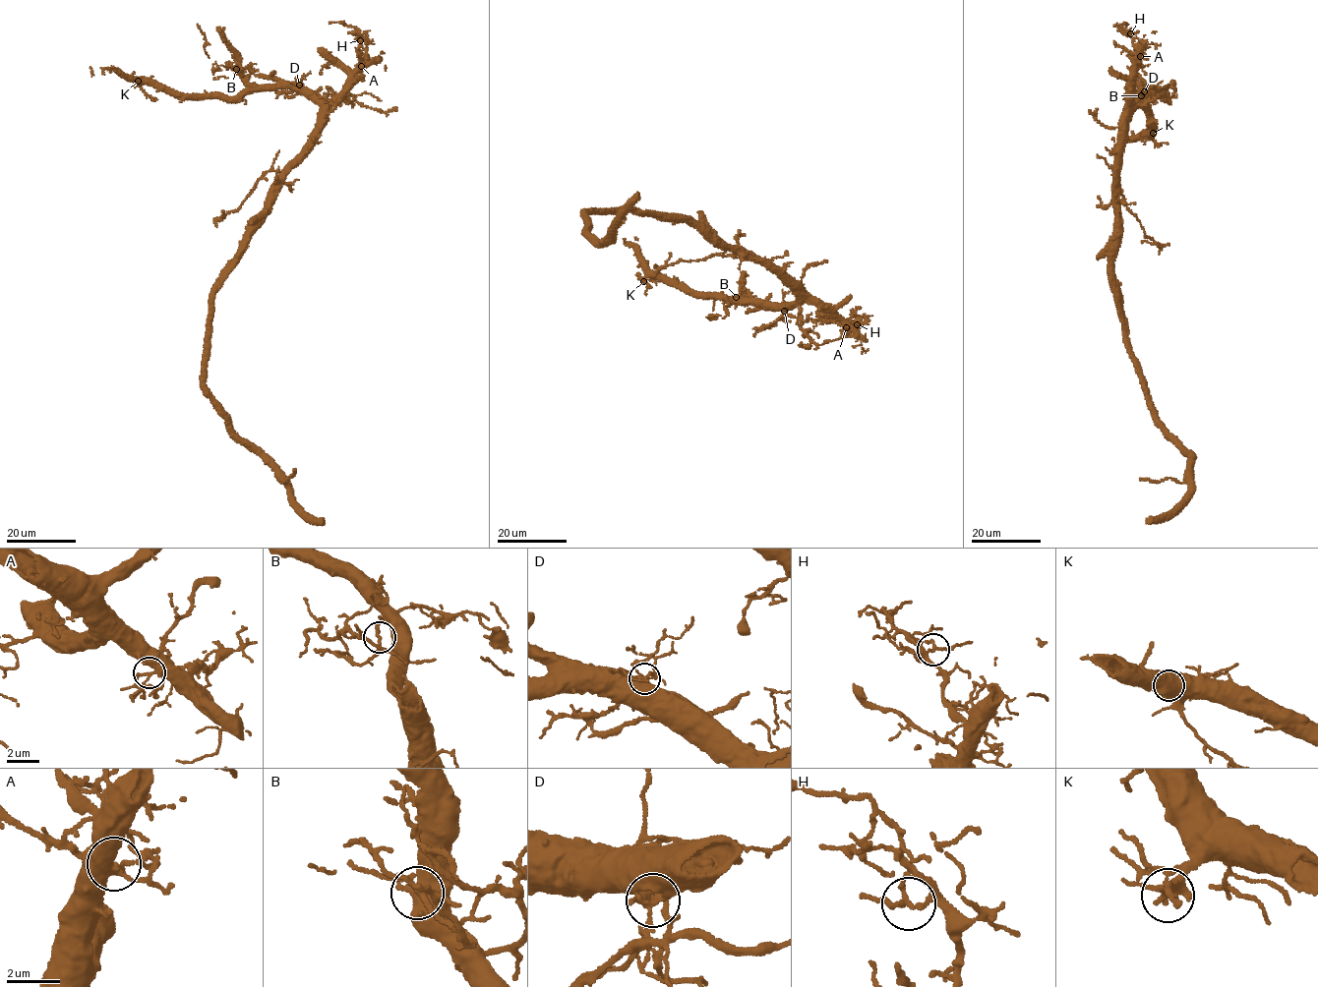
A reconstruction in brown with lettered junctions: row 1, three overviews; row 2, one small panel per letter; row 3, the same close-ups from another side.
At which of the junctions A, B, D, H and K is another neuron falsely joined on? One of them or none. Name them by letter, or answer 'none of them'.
B

